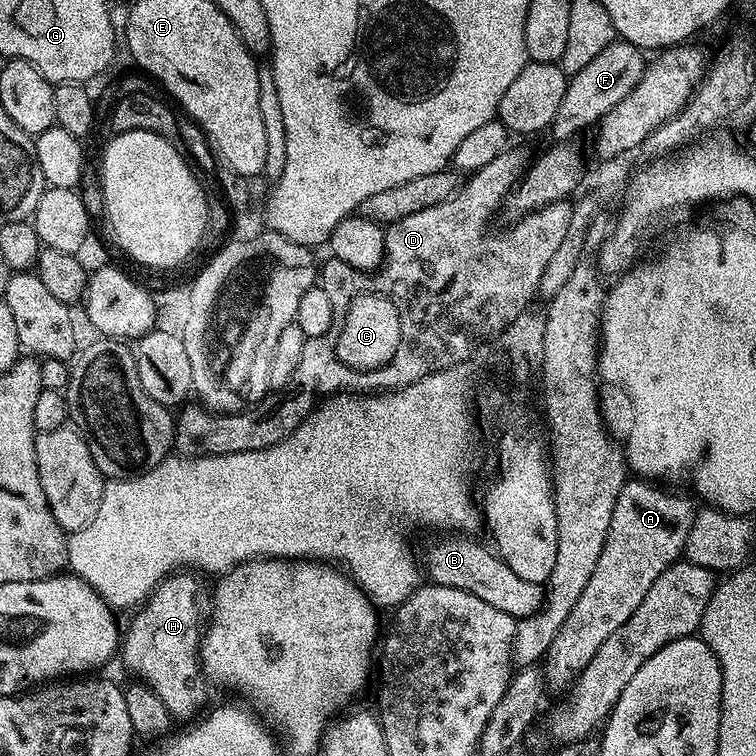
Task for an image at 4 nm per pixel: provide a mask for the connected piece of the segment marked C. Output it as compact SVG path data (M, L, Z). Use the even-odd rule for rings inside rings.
M374 292L362 293L351 299L342 321L340 334L334 343L334 355L348 368L368 371L383 367L393 358L400 342L400 318L389 297Z

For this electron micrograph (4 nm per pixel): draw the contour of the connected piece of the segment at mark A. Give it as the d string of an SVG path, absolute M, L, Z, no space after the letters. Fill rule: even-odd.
M643 478L625 480L618 502L614 502L614 518L610 518L610 530L598 566L594 566L586 590L582 590L578 602L574 602L570 618L562 622L562 630L558 630L543 661L542 671L549 685L567 685L575 681L590 658L598 654L598 646L602 646L602 642L642 606L642 598L646 598L646 590L654 586L654 578L683 557L694 507L686 497L664 488L667 487Z

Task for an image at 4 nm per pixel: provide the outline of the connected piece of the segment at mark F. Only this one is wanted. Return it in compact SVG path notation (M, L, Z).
M613 40L585 68L571 75L562 103L558 106L558 114L548 127L549 134L553 136L551 139L556 142L569 141L575 137L574 134L598 124L641 81L646 67L643 56L643 51L628 41Z

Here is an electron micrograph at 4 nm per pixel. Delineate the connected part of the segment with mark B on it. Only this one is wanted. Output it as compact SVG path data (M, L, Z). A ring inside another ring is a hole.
M468 534L437 536L440 537L425 550L424 560L422 556L422 568L431 583L466 590L466 594L474 594L474 598L482 598L482 602L490 602L490 606L517 618L534 614L544 605L545 585L518 578L491 547L483 548Z

